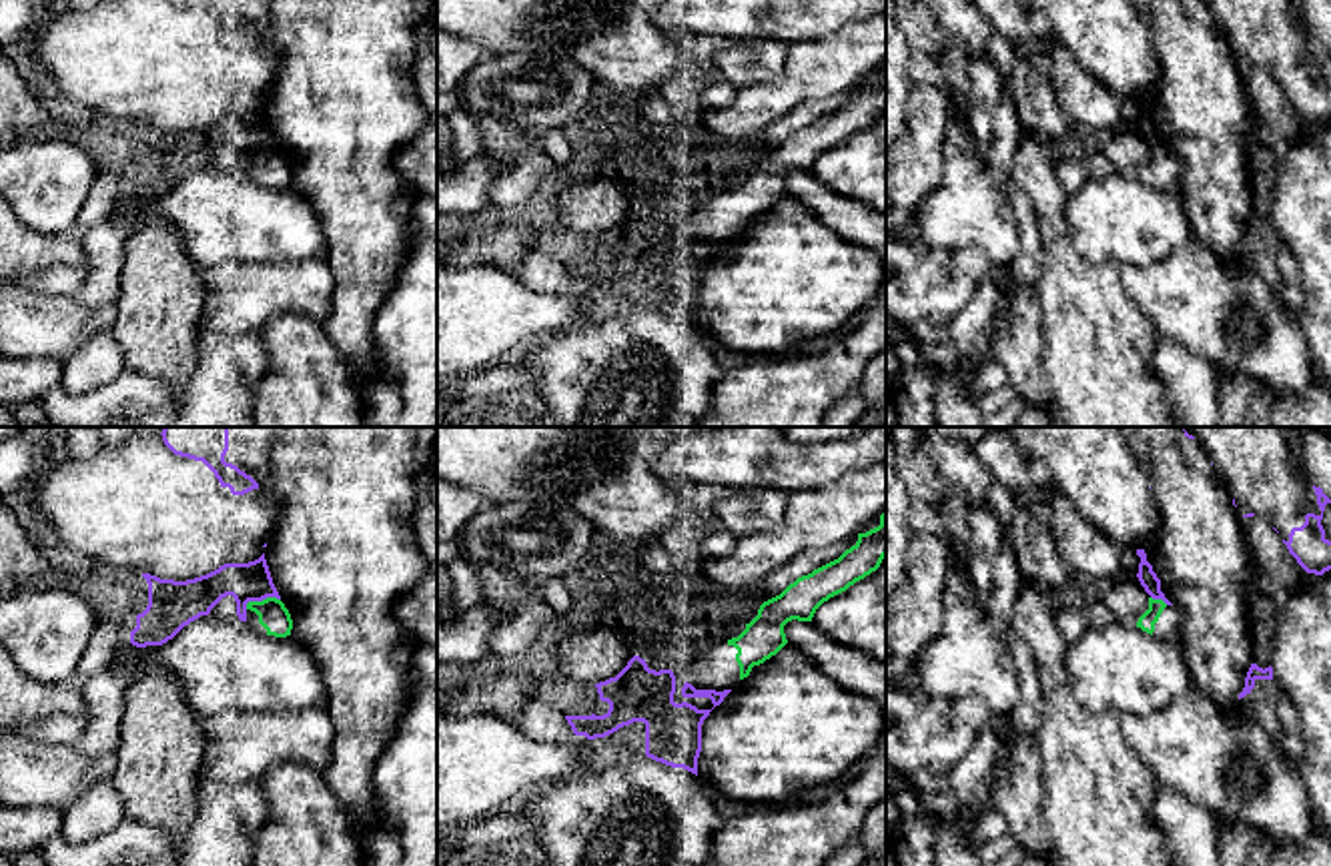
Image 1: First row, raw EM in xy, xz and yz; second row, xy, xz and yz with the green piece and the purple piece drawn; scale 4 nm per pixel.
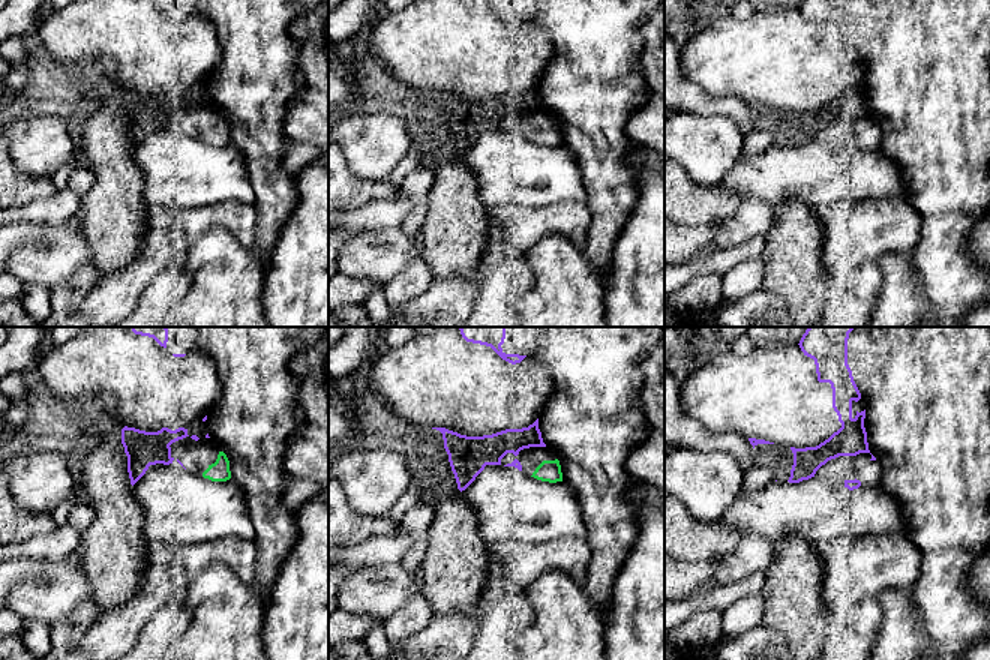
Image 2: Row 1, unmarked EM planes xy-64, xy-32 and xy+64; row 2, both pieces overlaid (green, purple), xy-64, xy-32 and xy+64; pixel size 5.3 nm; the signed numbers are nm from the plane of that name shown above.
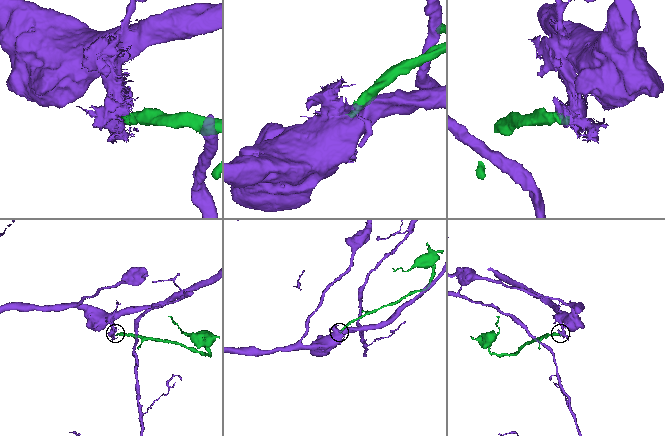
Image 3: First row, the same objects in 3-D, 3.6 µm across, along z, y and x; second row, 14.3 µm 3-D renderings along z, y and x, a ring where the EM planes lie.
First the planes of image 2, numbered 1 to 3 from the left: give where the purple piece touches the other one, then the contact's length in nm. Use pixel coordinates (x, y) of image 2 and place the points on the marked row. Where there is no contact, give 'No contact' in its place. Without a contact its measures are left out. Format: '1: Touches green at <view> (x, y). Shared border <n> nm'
1: No contact
2: No contact
3: No contact

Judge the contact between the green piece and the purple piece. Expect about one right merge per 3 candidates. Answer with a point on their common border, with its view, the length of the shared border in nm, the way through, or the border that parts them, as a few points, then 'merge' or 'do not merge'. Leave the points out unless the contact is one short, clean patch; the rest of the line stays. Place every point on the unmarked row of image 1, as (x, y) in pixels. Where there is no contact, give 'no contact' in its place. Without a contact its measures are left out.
xy (263, 151) | 150 nm | do not merge

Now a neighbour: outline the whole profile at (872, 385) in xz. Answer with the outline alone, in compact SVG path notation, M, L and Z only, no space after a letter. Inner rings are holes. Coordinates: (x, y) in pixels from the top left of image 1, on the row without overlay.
M886 347L868 363L860 379L860 395L868 407L886 401Z

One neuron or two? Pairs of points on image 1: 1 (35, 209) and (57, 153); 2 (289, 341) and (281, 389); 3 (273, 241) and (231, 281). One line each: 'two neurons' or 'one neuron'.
1: one neuron
2: one neuron
3: two neurons

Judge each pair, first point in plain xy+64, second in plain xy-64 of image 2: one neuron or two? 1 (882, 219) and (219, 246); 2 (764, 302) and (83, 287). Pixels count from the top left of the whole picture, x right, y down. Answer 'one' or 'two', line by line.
1: two
2: two

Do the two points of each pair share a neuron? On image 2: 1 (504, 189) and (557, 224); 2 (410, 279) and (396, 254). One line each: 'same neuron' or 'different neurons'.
1: different neurons
2: different neurons

